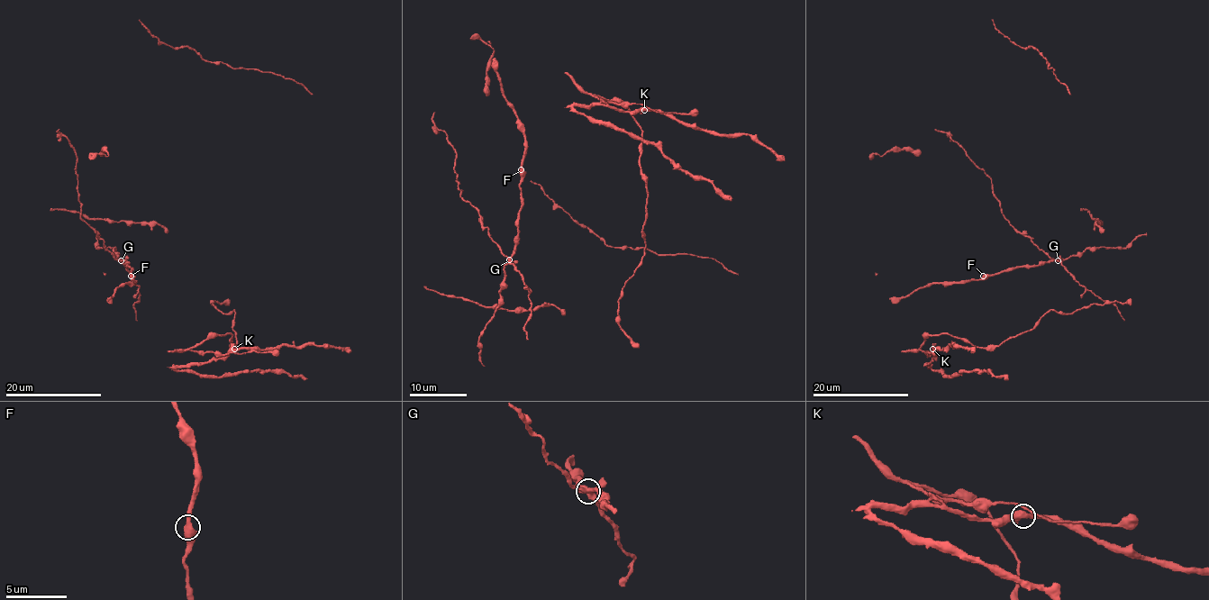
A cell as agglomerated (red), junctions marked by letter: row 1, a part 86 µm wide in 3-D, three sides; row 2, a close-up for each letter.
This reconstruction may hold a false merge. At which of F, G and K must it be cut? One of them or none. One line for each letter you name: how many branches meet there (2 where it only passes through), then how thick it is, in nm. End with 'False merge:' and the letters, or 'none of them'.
G: 5 branches meet; 400 nm thick
False merge: G

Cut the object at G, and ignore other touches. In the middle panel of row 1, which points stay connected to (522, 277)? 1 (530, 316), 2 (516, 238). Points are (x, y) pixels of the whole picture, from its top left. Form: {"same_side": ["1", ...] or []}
{"same_side": ["1"]}

